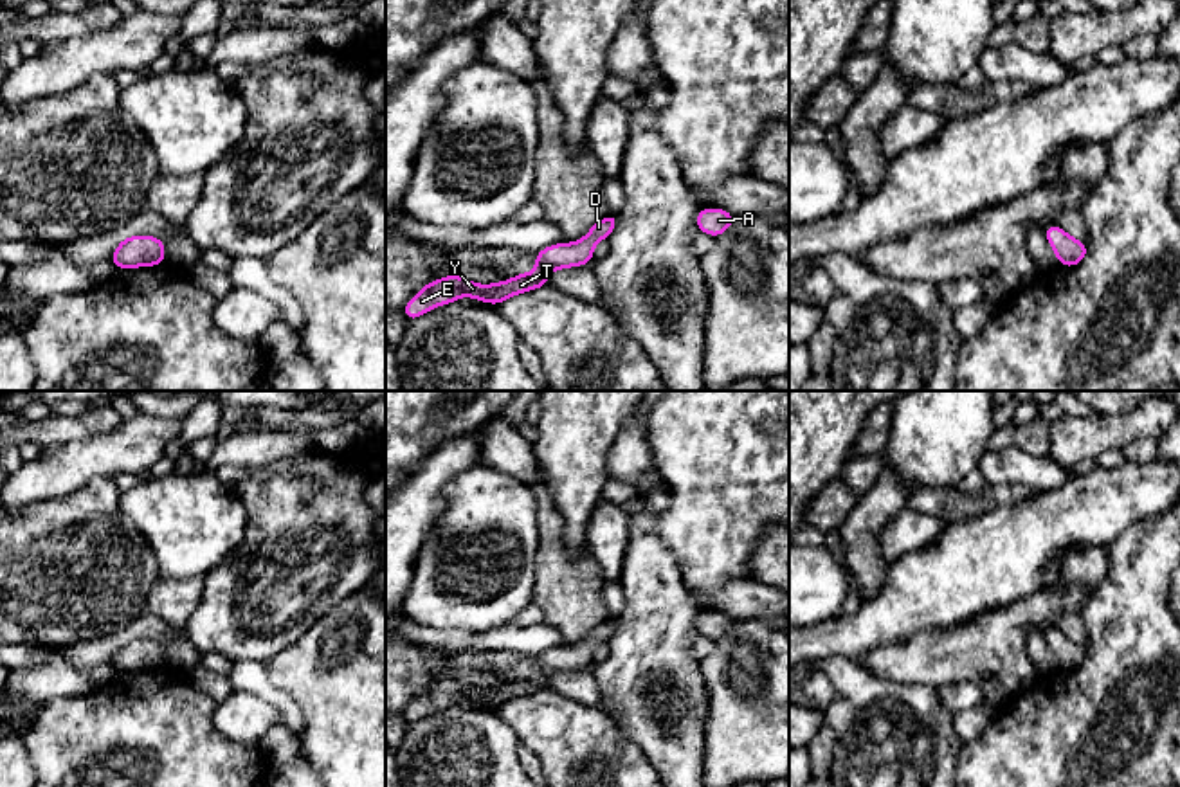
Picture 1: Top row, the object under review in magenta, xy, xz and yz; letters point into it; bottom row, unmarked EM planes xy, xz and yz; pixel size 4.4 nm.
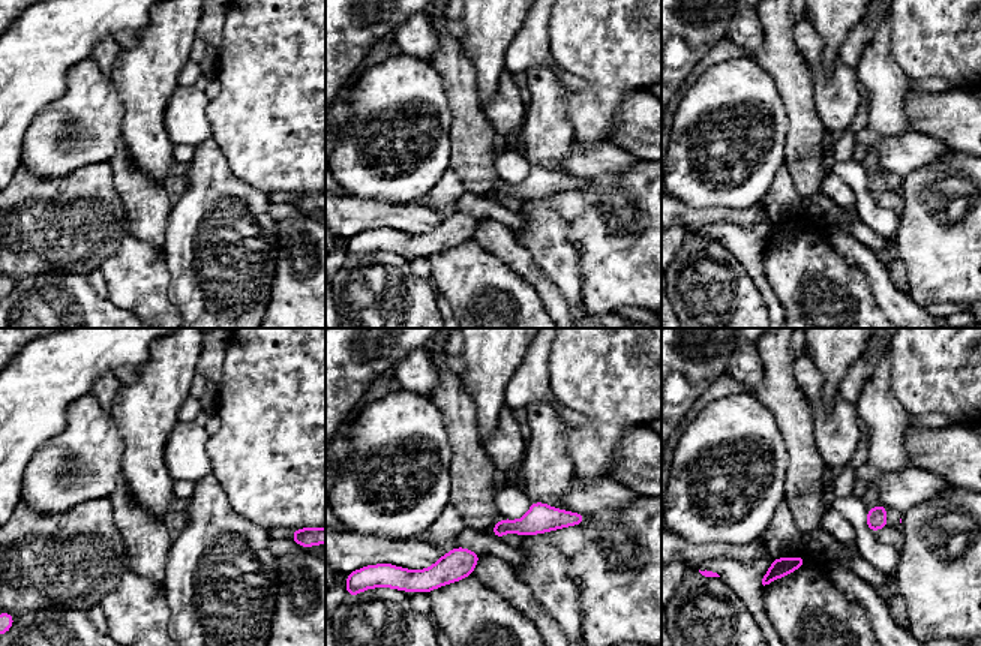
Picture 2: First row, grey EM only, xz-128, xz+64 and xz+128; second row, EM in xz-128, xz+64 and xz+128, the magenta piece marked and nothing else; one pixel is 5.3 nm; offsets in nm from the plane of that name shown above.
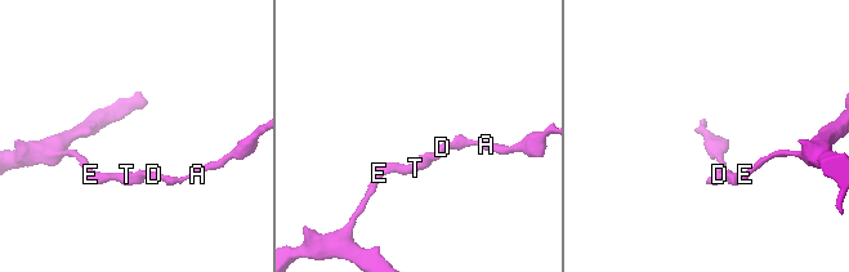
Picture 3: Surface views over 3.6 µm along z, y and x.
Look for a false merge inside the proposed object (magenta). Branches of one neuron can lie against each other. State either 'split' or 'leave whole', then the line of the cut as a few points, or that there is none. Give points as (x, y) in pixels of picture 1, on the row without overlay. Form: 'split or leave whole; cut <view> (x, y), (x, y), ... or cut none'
leave whole; cut none

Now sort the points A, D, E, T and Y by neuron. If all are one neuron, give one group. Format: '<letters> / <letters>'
A D E T Y

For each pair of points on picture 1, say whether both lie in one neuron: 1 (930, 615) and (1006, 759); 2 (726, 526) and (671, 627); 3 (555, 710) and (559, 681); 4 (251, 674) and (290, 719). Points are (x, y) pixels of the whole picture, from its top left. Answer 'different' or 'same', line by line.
1: different
2: different
3: different
4: same

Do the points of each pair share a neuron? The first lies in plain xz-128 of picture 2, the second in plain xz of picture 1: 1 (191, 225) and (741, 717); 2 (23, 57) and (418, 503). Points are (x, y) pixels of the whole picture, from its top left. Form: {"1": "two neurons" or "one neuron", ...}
{"1": "two neurons", "2": "one neuron"}

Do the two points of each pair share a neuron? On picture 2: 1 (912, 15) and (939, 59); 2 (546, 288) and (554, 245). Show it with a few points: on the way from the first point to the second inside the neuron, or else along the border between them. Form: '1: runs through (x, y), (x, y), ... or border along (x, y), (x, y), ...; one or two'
1: runs through (923, 26), (939, 42), (939, 48); one
2: border along (528, 249), (534, 266), (560, 293), (569, 308); two

